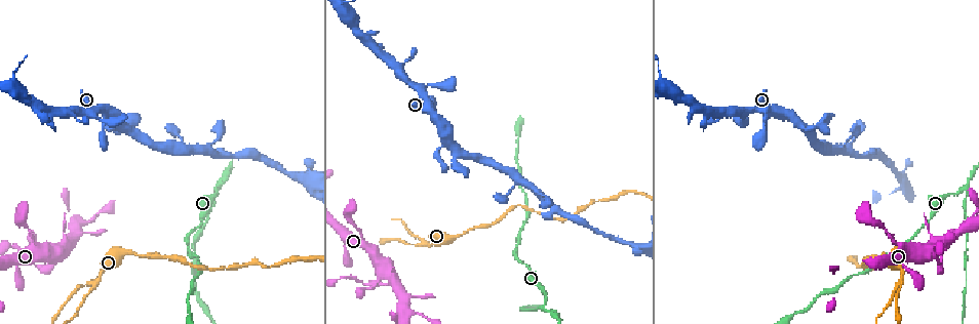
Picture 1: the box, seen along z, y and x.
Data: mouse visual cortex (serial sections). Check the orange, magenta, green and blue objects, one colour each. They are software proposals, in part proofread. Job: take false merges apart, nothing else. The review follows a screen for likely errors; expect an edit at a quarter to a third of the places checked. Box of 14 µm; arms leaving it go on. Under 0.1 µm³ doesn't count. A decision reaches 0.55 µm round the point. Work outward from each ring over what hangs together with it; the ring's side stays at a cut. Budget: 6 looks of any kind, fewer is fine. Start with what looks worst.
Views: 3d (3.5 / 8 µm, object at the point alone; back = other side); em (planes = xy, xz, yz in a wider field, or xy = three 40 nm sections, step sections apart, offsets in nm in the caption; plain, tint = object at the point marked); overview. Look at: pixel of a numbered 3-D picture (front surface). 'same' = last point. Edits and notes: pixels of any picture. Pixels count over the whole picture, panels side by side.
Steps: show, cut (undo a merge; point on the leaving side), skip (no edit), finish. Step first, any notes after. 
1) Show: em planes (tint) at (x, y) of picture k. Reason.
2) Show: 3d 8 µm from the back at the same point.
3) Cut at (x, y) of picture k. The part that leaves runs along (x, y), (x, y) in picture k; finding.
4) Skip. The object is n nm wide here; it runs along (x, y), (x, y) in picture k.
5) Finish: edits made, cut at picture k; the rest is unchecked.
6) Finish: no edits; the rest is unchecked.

Show: 3d 8 µm at (545, 309) of picture 1. A fork.

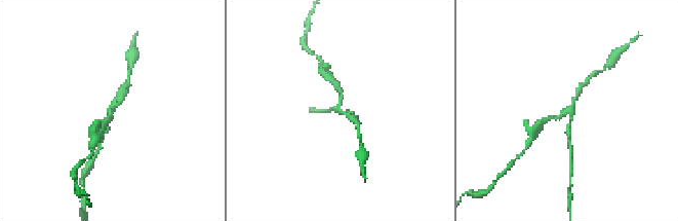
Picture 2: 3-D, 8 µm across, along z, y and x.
Show: 3d 3.5 µm at (109, 110) of picture 2.

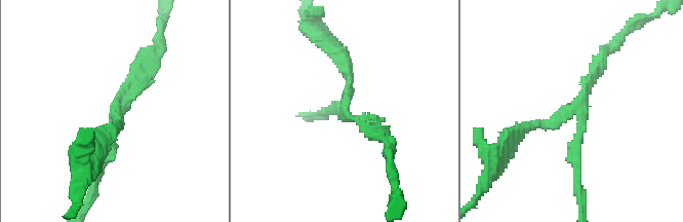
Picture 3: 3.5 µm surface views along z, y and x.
Show: em xy step 1 (tint) at (343, 110) of picture 3. 3 arms meet here; the arms are 150, 200, 200 nm wide.

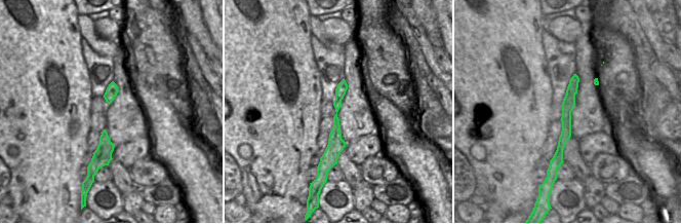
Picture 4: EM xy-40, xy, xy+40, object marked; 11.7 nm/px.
Cut at (570, 148) of picture 3. The part that leaves runs along (579, 109), (583, 204) in picture 3; a second cell is stuck on.

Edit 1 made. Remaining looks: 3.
Show: 3d 3.5 µm at (389, 283) of picture 1. Three-way junction.

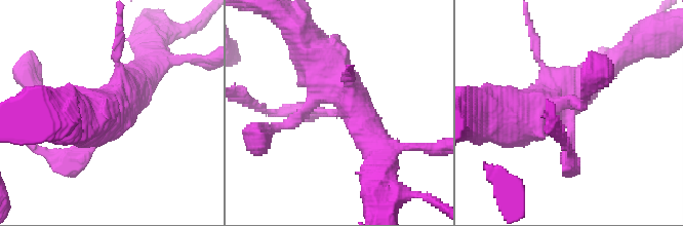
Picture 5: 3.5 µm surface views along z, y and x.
Show: em xy step 5 (tint) at (567, 116) of picture 5.

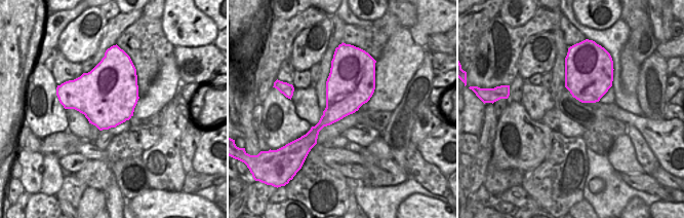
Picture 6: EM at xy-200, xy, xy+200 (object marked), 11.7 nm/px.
Skip. The object is 550 nm wide here; it runs along (306, 44), (375, 142) in picture 5; one cell here.

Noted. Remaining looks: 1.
Finish: edits made, cut at picture 3; the rest is unchecked.

